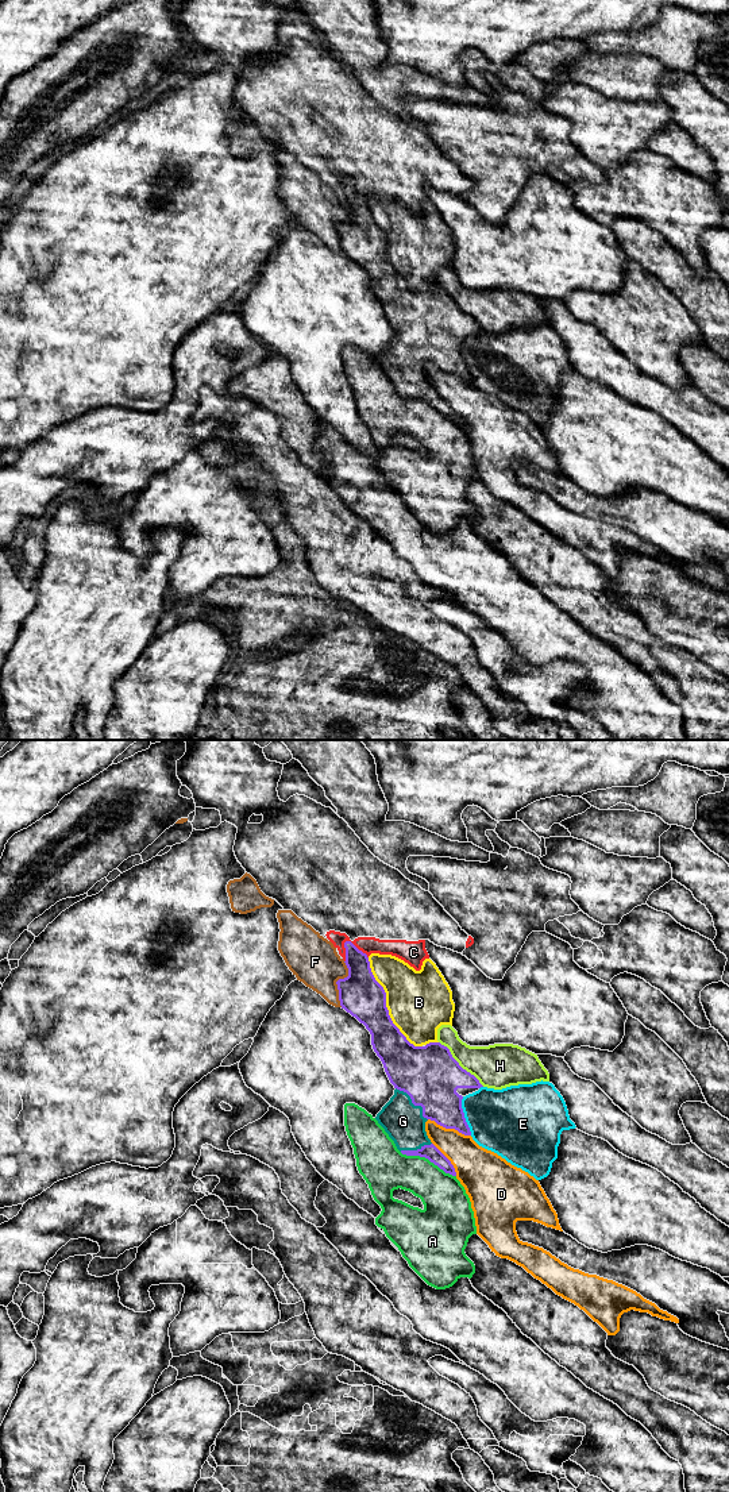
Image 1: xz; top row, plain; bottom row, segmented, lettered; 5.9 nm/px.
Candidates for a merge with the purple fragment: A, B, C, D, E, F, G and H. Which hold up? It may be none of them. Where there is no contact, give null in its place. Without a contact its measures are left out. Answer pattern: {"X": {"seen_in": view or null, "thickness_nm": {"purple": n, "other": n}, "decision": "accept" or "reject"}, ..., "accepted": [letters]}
{"A": {"seen_in": "xz", "thickness_nm": {"purple": 90, "other": 260}, "decision": "reject"}, "B": {"seen_in": "xz", "thickness_nm": {"purple": 260, "other": 380}, "decision": "reject"}, "C": {"seen_in": "xz", "thickness_nm": {"purple": 220, "other": 100}, "decision": "reject"}, "D": {"seen_in": "xz", "thickness_nm": {"purple": 260, "other": 220}, "decision": "reject"}, "E": {"seen_in": "xz", "thickness_nm": {"purple": 280, "other": 380}, "decision": "reject"}, "F": {"seen_in": "xz", "thickness_nm": {"purple": 260, "other": 280}, "decision": "reject"}, "G": {"seen_in": "xz", "thickness_nm": {"purple": 360, "other": 240}, "decision": "accept"}, "H": {"seen_in": "xz", "thickness_nm": {"purple": 360, "other": 260}, "decision": "reject"}, "accepted": ["G"]}

